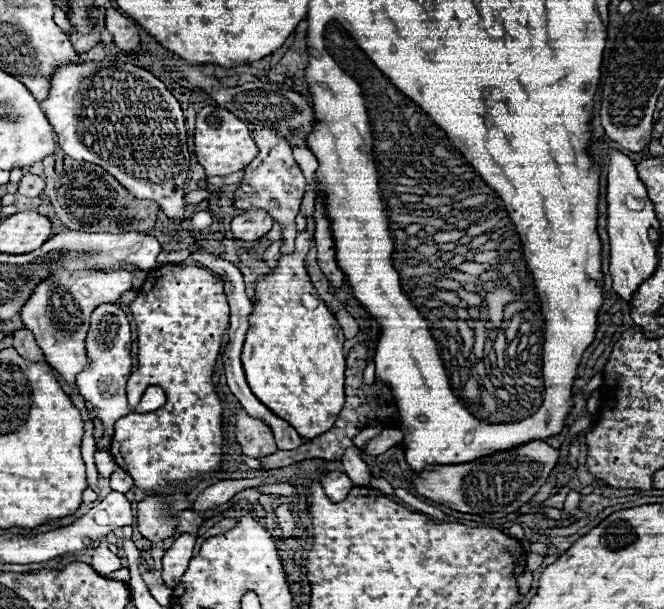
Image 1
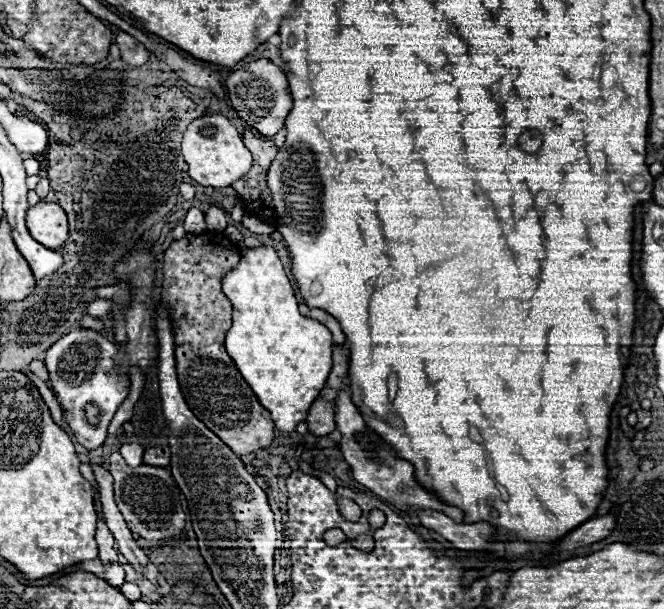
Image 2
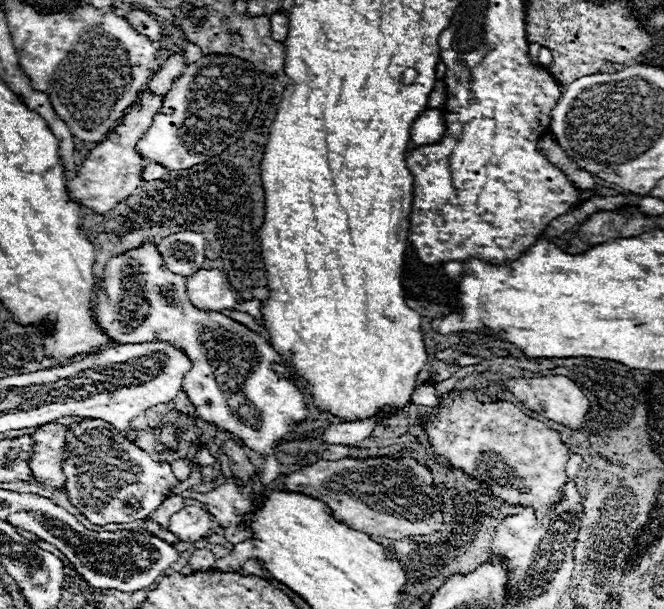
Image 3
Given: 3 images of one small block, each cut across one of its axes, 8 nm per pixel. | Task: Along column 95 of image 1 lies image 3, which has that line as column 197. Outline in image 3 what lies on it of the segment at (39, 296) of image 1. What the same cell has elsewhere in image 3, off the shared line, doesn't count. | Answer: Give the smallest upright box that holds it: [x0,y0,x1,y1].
[186,268,236,312]

